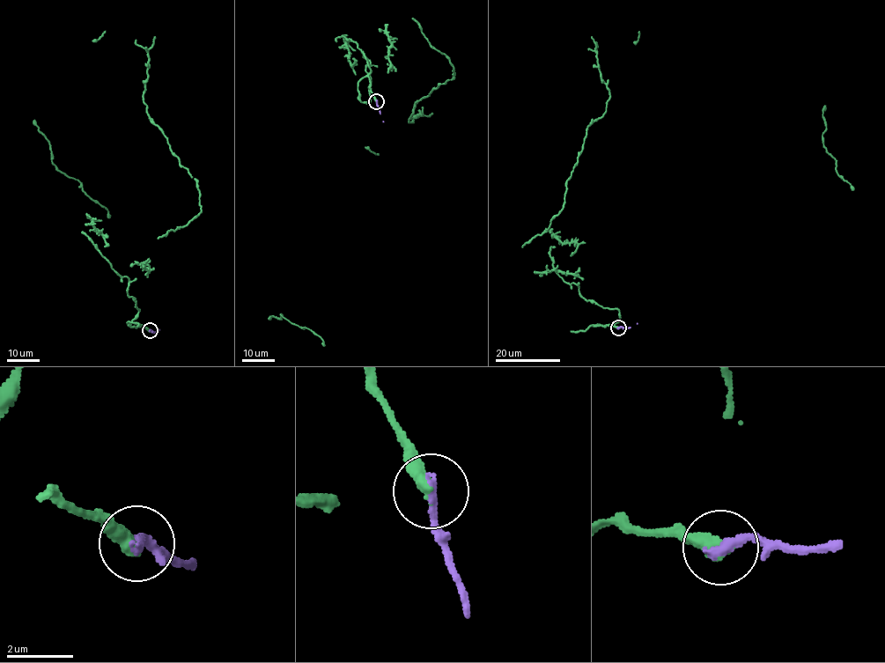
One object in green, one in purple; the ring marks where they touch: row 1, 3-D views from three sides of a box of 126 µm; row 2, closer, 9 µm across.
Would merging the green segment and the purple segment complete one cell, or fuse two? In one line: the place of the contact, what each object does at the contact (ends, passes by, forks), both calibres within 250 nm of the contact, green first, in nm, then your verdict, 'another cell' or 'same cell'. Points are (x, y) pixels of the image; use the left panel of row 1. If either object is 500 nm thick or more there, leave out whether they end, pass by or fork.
(150, 330) | green ends | purple ends | 440/320 nm | same cell

